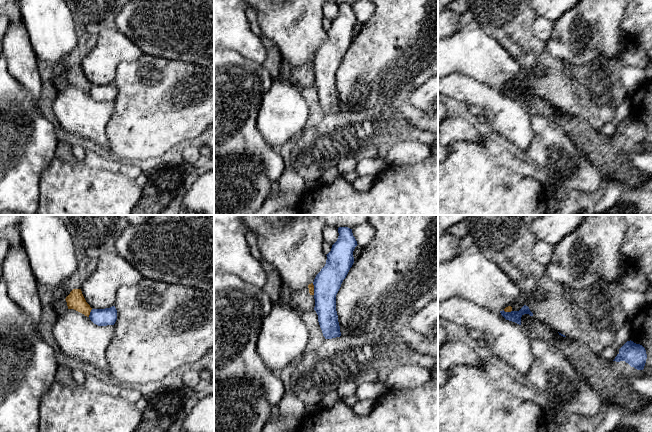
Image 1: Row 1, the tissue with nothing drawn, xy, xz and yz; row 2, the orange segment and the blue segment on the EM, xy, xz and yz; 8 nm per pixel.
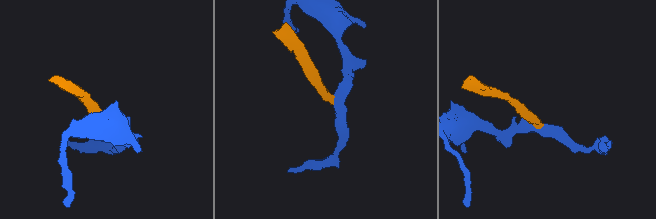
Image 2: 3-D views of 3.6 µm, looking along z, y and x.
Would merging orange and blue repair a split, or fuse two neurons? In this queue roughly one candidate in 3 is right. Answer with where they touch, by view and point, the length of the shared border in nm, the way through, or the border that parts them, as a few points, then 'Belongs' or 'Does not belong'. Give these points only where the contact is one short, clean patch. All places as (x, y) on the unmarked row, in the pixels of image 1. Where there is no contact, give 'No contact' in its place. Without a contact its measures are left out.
Touches orange at xy (89, 89). Shared border 70 nm. Boundary: xy (92, 85), (88, 92). Does not belong

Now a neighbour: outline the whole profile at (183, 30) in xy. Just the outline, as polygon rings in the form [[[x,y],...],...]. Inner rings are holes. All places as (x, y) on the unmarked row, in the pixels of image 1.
[[[214,0],[129,1],[115,24],[143,54],[214,70]]]

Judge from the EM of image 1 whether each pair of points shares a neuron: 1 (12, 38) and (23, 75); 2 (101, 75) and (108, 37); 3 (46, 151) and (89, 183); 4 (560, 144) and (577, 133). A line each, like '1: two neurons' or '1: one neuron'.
1: one neuron
2: one neuron
3: two neurons
4: two neurons

